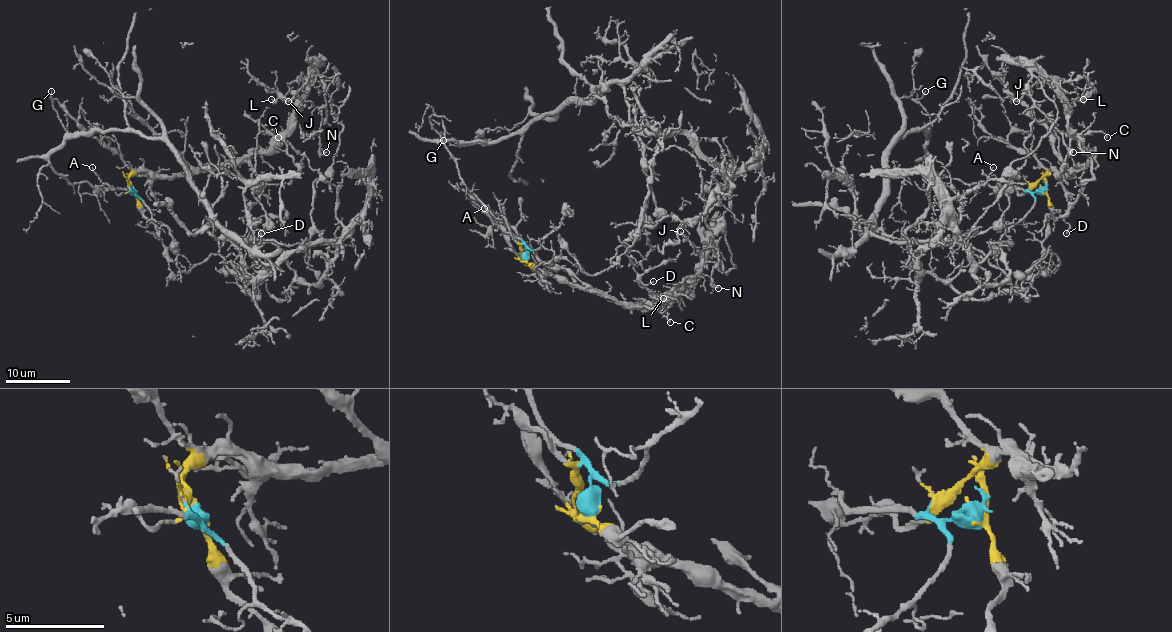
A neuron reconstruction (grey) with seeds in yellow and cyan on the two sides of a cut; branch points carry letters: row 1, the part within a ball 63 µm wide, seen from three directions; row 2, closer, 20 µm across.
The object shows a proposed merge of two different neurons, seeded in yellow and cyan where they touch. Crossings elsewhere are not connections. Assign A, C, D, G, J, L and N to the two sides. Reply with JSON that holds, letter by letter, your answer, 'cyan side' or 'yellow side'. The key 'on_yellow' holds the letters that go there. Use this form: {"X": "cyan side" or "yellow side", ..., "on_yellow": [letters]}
{"A": "cyan side", "C": "yellow side", "D": "yellow side", "G": "cyan side", "J": "yellow side", "L": "yellow side", "N": "yellow side", "on_yellow": ["C", "D", "J", "L", "N"]}

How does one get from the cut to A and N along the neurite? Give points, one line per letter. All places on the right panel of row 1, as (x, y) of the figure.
A: (1043, 189), (1030, 192), (1003, 189), (990, 173), (994, 166)
N: (1043, 189), (1051, 171), (1067, 176), (1088, 154), (1069, 126), (1067, 106), (1034, 70), (1032, 102), (1072, 152)

